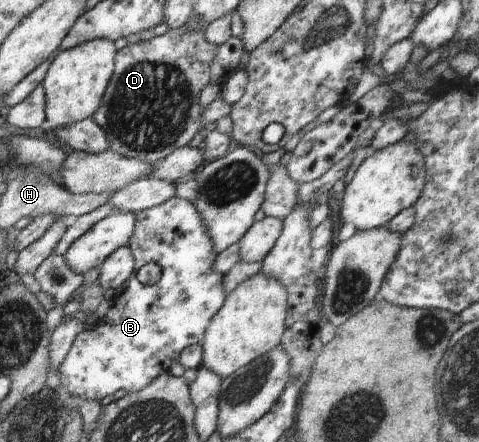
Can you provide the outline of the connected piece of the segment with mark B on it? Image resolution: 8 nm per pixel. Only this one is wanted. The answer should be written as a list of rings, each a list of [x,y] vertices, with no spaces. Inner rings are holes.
[[[180,197],[170,198],[164,204],[134,212],[134,220],[134,234],[128,246],[134,257],[135,272],[130,275],[128,286],[120,295],[112,298],[113,305],[105,317],[98,319],[97,324],[92,326],[92,330],[84,328],[76,336],[58,368],[60,386],[82,400],[98,402],[118,390],[138,392],[148,386],[158,374],[170,370],[184,348],[203,343],[212,316],[222,308],[226,300],[224,275],[214,270],[216,252],[206,224],[194,203]],[[148,262],[156,262],[162,270],[160,279],[153,285],[143,285],[136,279],[138,270]]]

